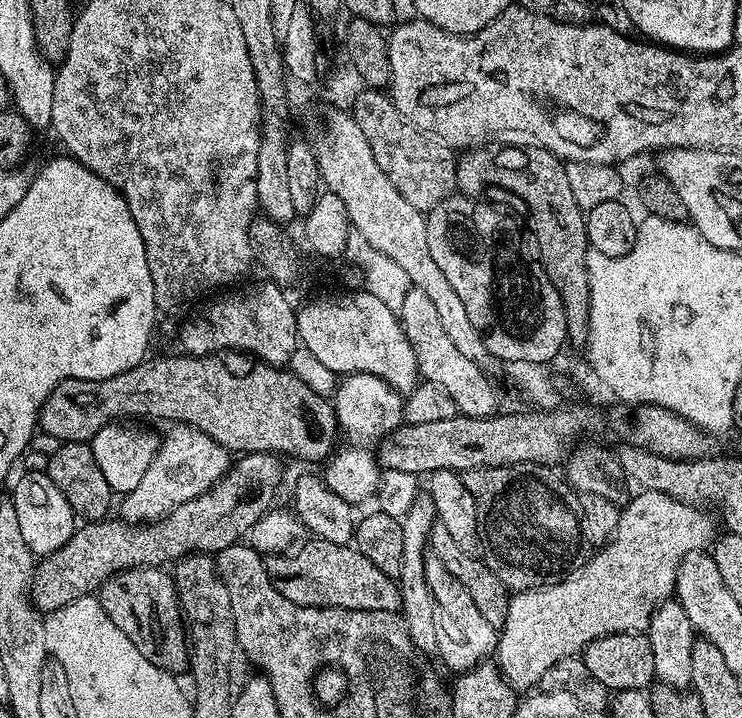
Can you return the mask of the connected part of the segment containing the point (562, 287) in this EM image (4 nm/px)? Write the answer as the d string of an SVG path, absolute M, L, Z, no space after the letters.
M477 146L465 151L456 161L456 188L464 194L480 194L483 188L493 184L496 188L505 188L513 192L528 207L528 220L532 223L532 236L538 259L543 264L546 274L554 282L568 317L568 340L583 345L588 339L588 315L590 314L590 286L588 285L588 226L585 209L578 206L574 190L570 190L570 178L565 161L553 152L539 146L529 147L529 152L519 152L516 148L504 148L501 152L491 152L488 146Z

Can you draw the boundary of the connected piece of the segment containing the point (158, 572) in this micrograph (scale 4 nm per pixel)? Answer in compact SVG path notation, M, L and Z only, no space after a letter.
M163 567L159 568L128 568L125 572L116 572L105 584L98 589L100 605L112 622L142 650L154 666L164 668L173 674L187 673L190 668L190 637L186 631L186 621L180 611L180 596L176 593L176 582L171 575L168 576Z

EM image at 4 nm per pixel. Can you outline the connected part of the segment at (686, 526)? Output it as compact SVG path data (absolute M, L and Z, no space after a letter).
M649 488L637 493L632 501L629 499L620 508L618 526L611 540L597 547L593 551L596 553L584 565L581 563L573 567L557 584L517 592L509 599L504 627L498 632L494 660L512 688L535 689L542 674L546 674L546 670L550 670L554 662L571 656L579 657L584 647L598 638L606 638L615 632L638 632L647 629L652 613L676 591L676 575L681 560L687 558L691 552L704 552L713 543L717 535L716 524L700 509L703 507L692 502L675 500L672 496Z

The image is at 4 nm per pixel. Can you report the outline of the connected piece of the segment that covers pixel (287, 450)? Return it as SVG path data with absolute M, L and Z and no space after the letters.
M229 350L223 354L209 354L207 356L193 356L183 354L184 356L160 356L157 360L145 358L140 361L138 366L126 370L122 374L114 374L114 378L105 380L63 380L58 386L54 386L52 393L46 398L46 402L40 407L40 418L38 421L39 431L46 434L54 434L63 443L82 443L91 442L95 435L106 425L113 421L120 422L125 418L142 418L138 416L149 416L152 420L172 420L168 422L179 422L190 424L193 428L200 428L206 435L214 438L228 449L232 454L247 454L249 452L270 452L279 454L281 457L297 456L300 460L320 460L324 462L331 457L338 441L338 425L336 423L336 410L333 401L327 396L321 396L302 382L287 367L277 366L275 364L265 364L264 361L256 359L255 356L247 355L239 350Z

